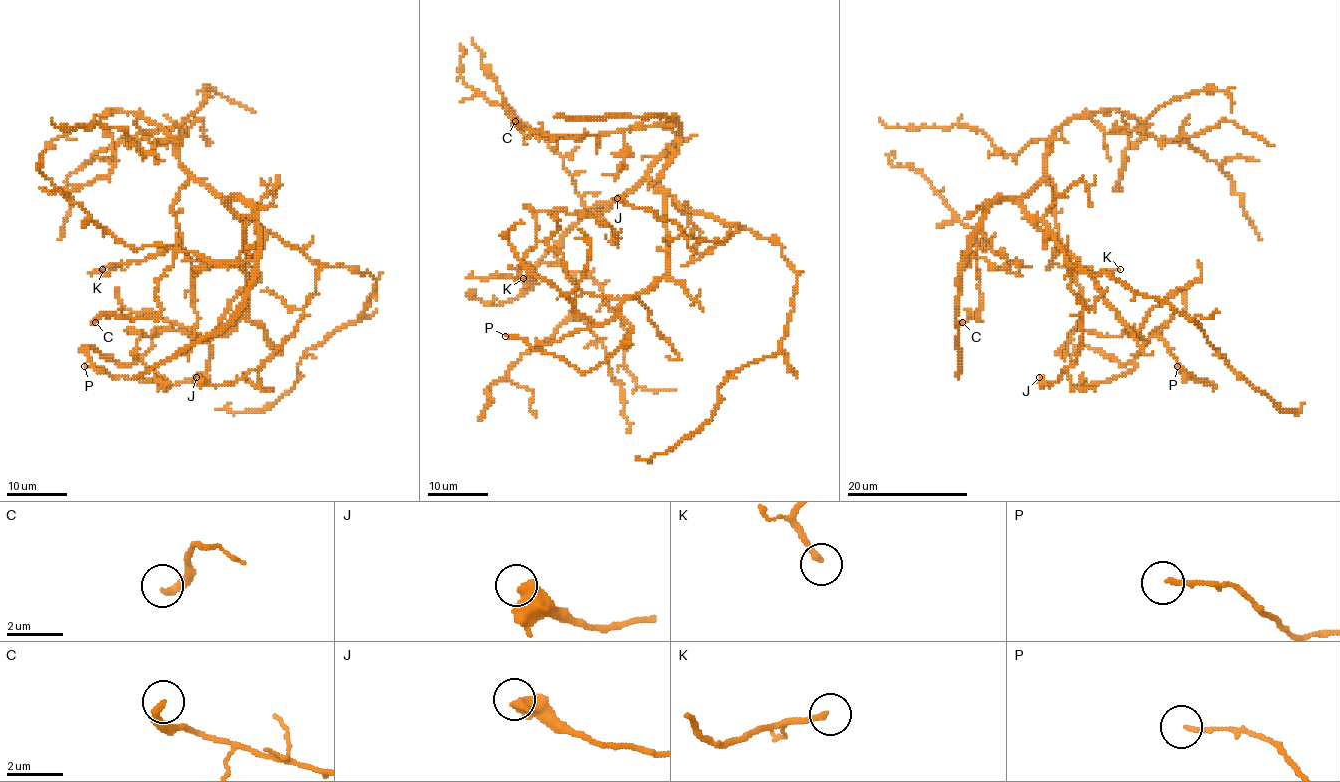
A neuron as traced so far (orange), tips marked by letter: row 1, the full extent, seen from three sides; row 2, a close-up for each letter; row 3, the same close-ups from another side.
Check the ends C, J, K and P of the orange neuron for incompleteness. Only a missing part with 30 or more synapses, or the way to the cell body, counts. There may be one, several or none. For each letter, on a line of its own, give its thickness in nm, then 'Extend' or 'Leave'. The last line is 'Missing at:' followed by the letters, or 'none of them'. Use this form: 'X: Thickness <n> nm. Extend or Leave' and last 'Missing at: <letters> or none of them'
C: Thickness 240 nm. Leave
J: Thickness 550 nm. Leave
K: Thickness 200 nm. Leave
P: Thickness 130 nm. Leave
Missing at: none of them

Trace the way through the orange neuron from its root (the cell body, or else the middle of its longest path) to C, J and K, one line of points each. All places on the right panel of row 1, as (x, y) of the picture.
C: (1044, 223), (1005, 199), (986, 210), (965, 258), (968, 263), (977, 254), (980, 317), (970, 313), (962, 322)
J: (1044, 223), (1064, 252), (1071, 276), (1070, 290), (1082, 305), (1082, 349), (1058, 381), (1049, 386), (1039, 377)
K: (1044, 223), (1018, 201), (1046, 176), (1053, 188), (1061, 242), (1050, 261), (1085, 267), (1094, 275), (1120, 269)

